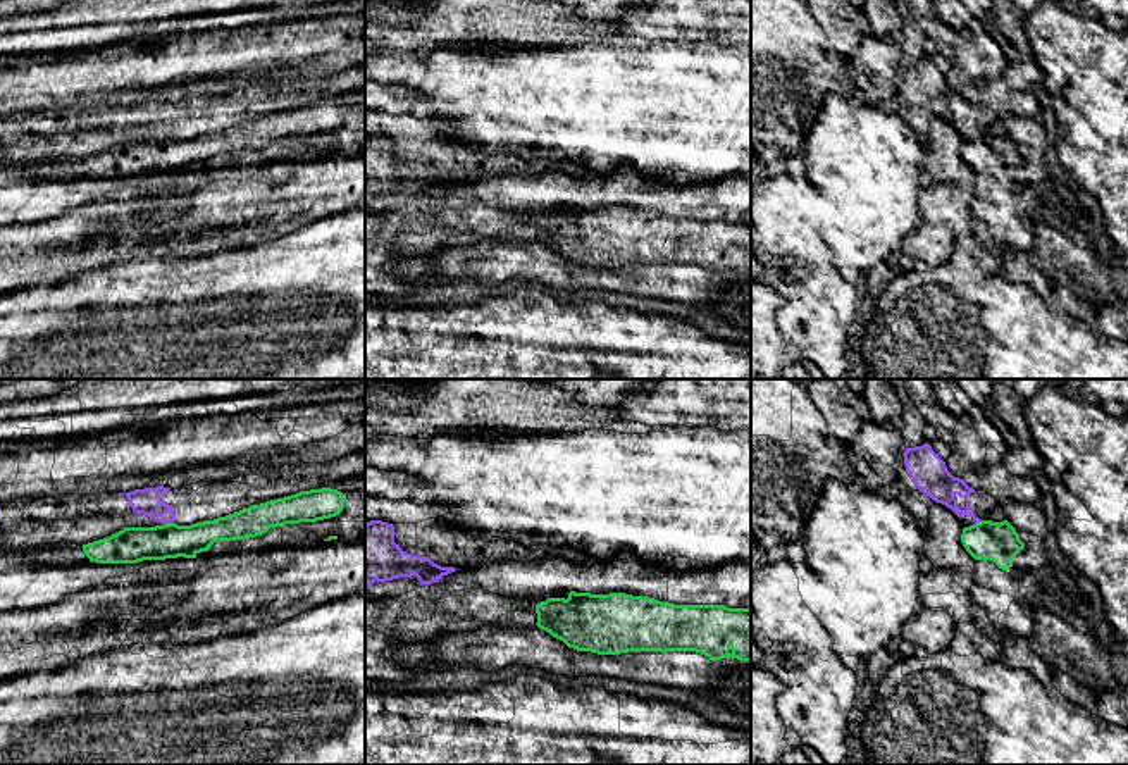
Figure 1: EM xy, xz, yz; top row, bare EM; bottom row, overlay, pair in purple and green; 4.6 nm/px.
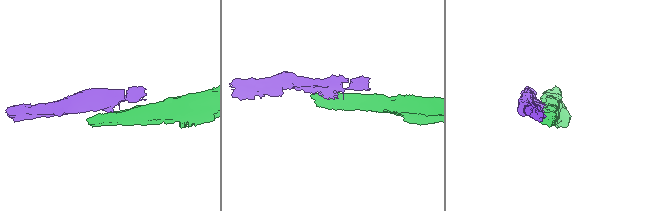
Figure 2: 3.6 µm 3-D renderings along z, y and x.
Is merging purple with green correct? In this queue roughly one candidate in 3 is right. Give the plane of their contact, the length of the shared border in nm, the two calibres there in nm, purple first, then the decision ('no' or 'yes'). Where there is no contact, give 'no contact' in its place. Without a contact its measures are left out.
contact in xy; length 50 nm; calibres 120 and 170 nm; no

